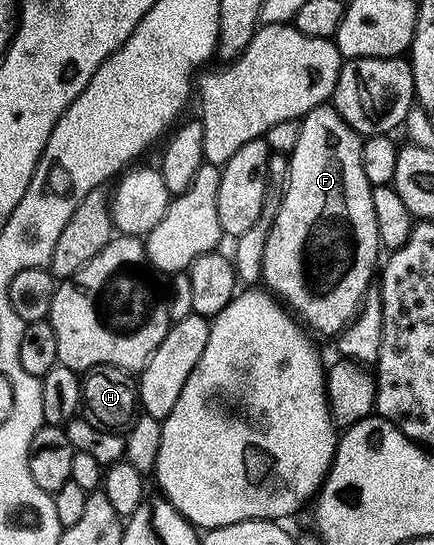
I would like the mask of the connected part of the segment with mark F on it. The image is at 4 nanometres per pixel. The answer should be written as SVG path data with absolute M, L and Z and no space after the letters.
M325 103L310 110L300 121L298 147L294 147L288 157L284 198L266 239L262 278L265 281L263 284L281 302L291 306L309 326L312 324L320 333L336 335L347 328L356 316L366 291L373 284L378 269L376 256L382 253L378 223L374 219L373 188L366 179L366 171L362 171L360 134L348 126L346 119L342 119L342 115L338 115L331 104Z

